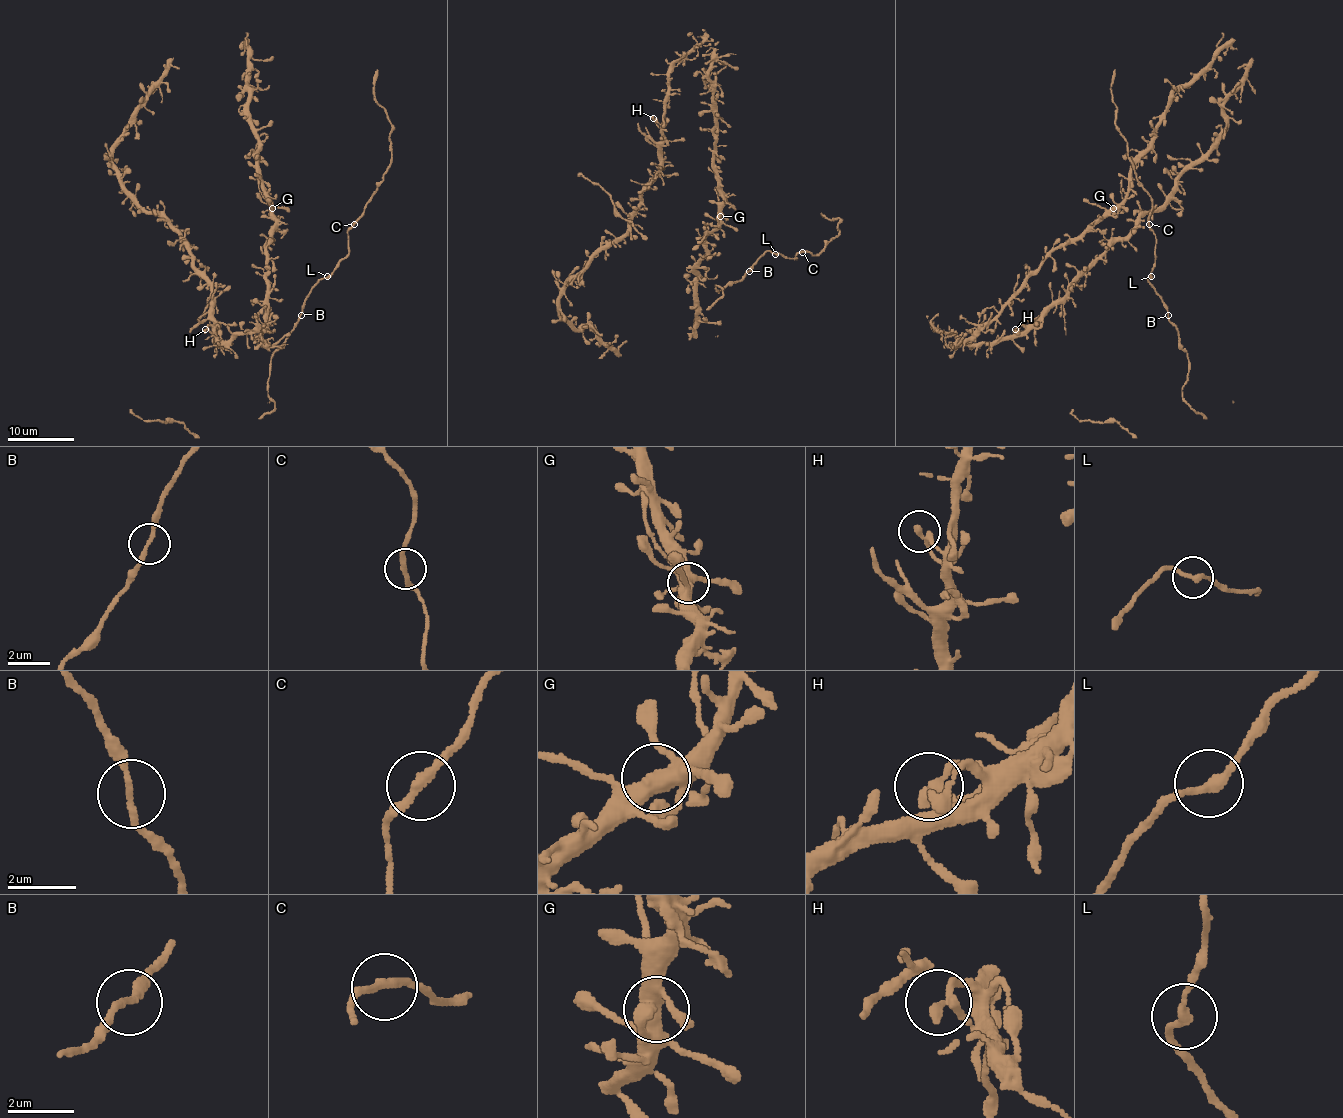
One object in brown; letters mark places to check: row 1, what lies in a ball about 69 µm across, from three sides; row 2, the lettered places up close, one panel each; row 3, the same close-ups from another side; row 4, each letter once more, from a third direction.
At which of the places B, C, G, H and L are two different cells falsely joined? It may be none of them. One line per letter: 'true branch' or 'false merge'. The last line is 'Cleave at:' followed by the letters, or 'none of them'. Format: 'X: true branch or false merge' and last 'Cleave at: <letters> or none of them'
B: true branch
C: true branch
G: true branch
H: true branch
L: true branch
Cleave at: none of them

